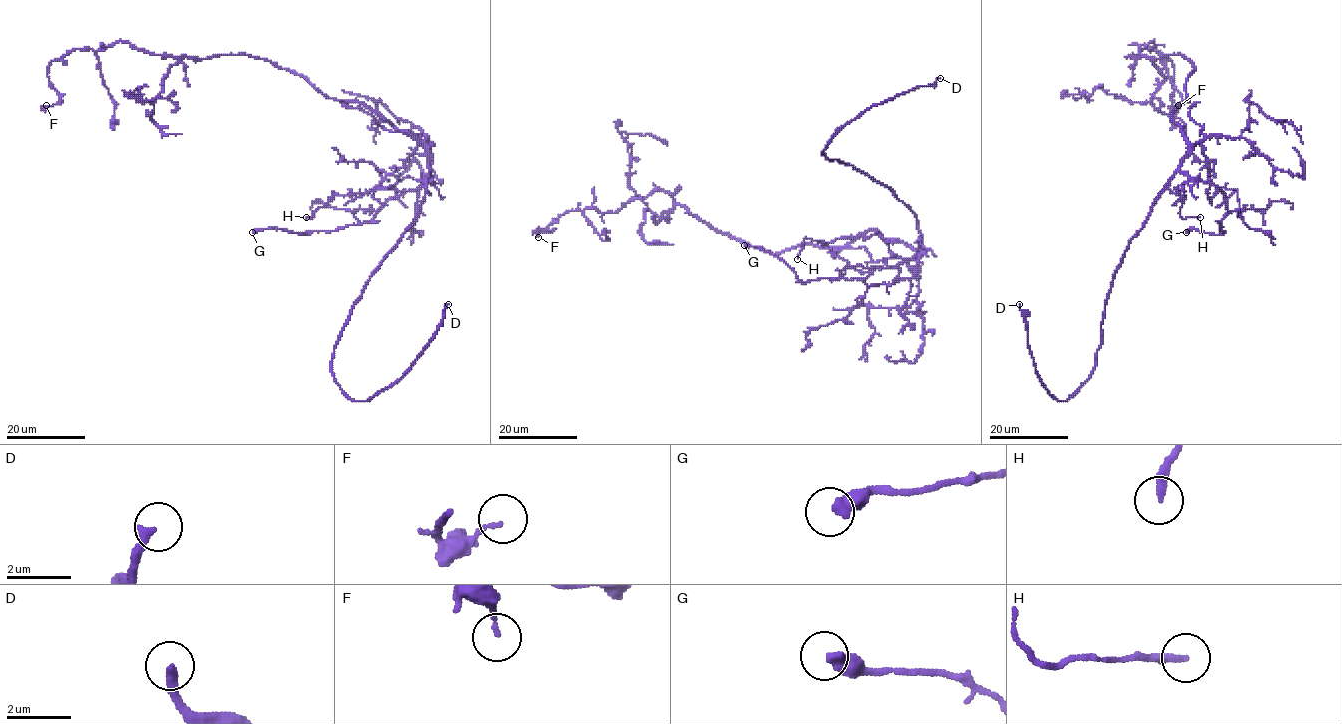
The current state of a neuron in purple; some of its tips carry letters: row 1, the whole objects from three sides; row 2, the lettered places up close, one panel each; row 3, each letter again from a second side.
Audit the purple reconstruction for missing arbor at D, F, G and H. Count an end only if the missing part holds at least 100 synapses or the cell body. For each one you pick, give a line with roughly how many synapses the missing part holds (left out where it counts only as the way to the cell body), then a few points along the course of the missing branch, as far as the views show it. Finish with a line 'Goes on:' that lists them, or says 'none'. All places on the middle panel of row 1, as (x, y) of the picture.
Goes on: D

